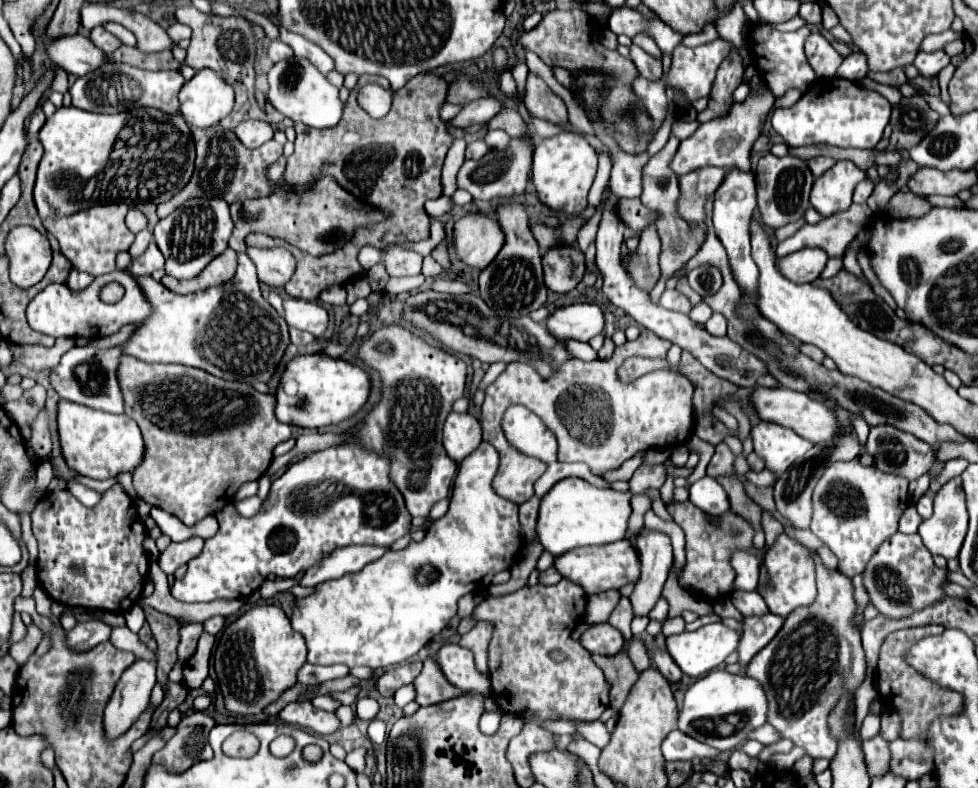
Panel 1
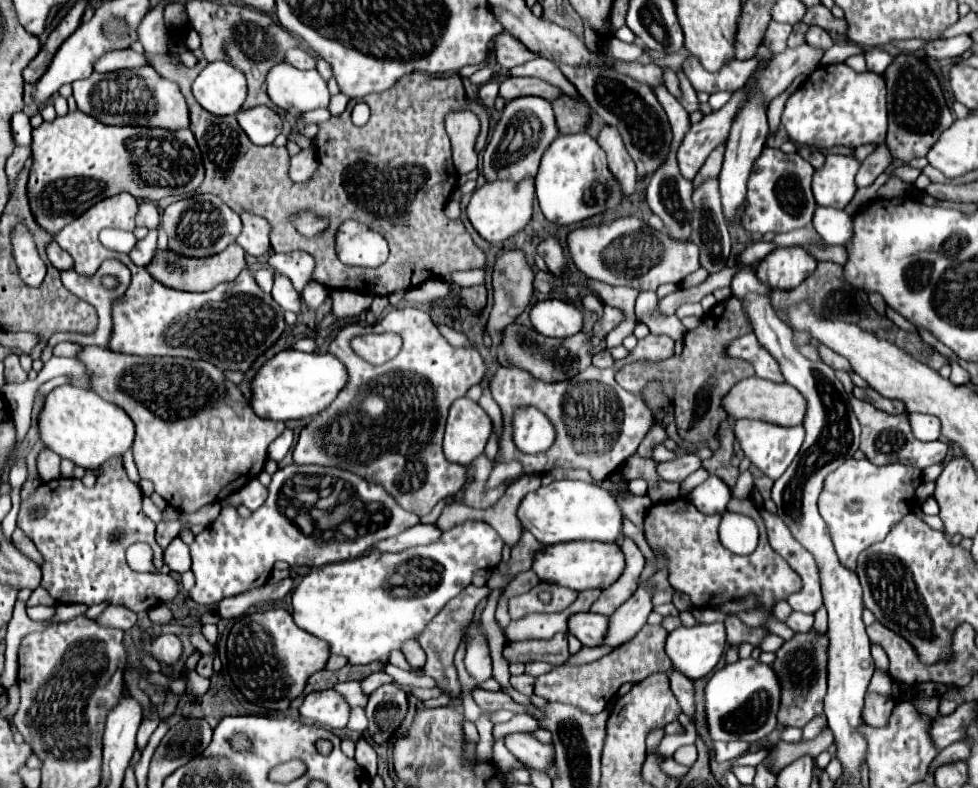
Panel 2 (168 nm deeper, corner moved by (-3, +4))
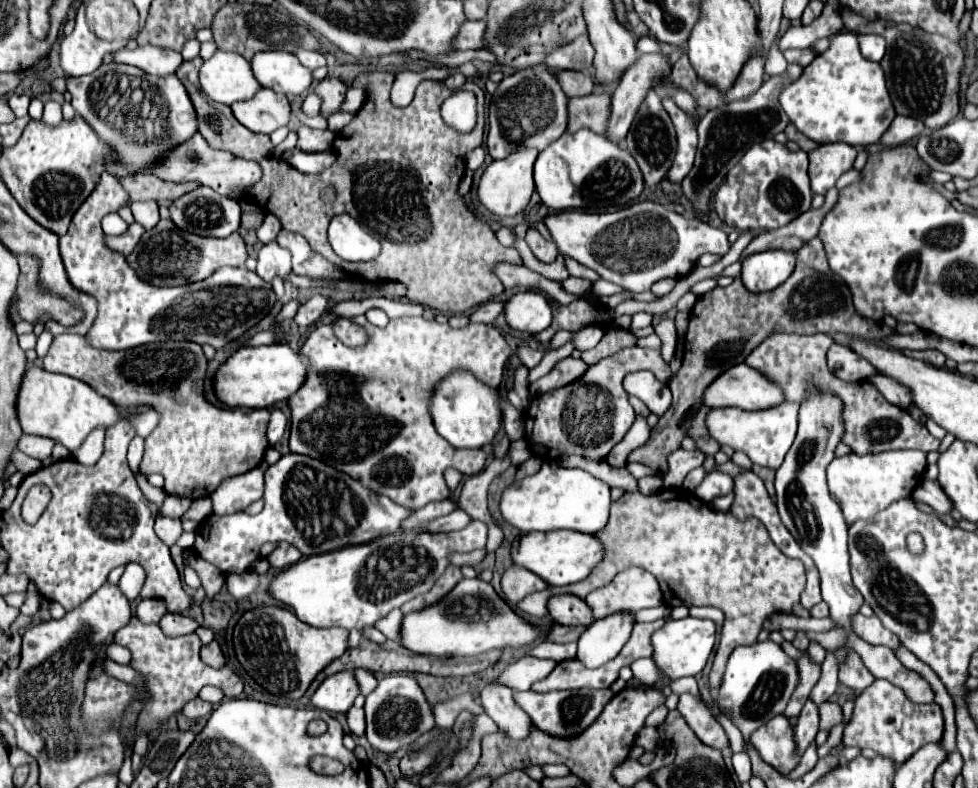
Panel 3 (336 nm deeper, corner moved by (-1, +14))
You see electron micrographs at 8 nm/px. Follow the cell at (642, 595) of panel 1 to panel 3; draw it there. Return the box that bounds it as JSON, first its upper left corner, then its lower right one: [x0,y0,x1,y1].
[577,611,635,669]

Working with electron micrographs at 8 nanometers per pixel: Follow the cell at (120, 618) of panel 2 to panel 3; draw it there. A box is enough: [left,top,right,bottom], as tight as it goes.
[119,565,145,601]

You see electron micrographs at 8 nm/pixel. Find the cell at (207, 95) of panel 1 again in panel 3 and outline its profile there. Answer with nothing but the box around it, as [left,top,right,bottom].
[199,51,261,105]

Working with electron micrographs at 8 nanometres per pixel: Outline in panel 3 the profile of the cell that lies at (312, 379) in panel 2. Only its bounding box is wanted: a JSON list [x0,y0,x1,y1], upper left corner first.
[215,343,309,409]

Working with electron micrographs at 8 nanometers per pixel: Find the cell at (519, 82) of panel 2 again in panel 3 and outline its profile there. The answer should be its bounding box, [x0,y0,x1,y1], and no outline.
[553,71,595,97]

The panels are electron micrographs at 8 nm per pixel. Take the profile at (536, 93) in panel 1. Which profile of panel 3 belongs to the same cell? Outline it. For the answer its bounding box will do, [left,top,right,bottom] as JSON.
[567,93,609,133]

